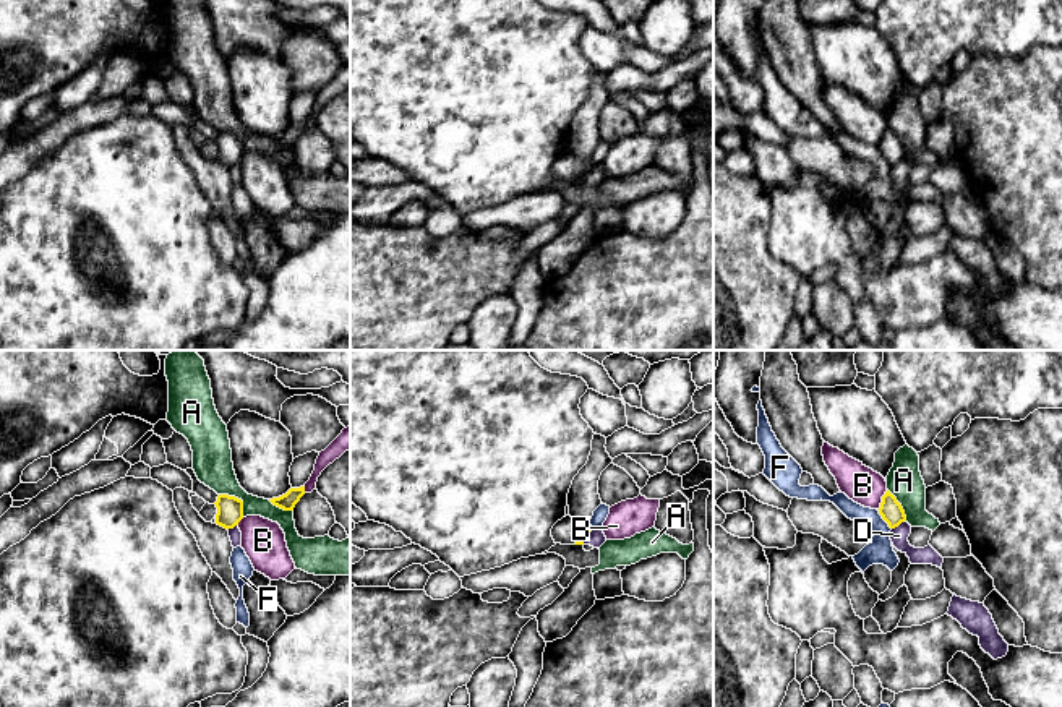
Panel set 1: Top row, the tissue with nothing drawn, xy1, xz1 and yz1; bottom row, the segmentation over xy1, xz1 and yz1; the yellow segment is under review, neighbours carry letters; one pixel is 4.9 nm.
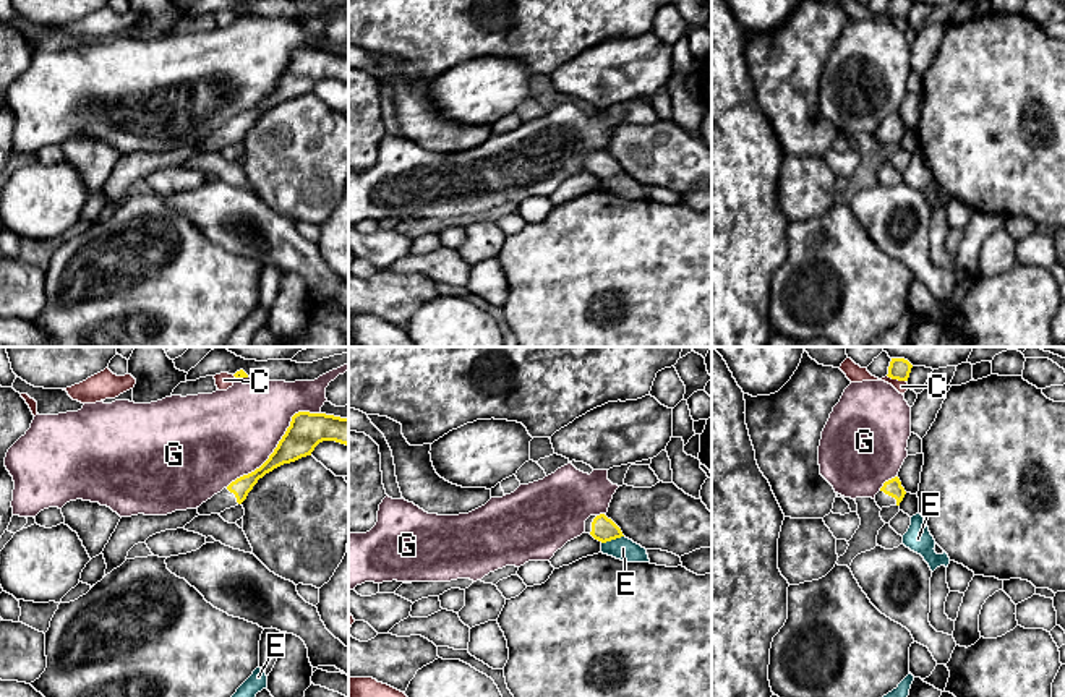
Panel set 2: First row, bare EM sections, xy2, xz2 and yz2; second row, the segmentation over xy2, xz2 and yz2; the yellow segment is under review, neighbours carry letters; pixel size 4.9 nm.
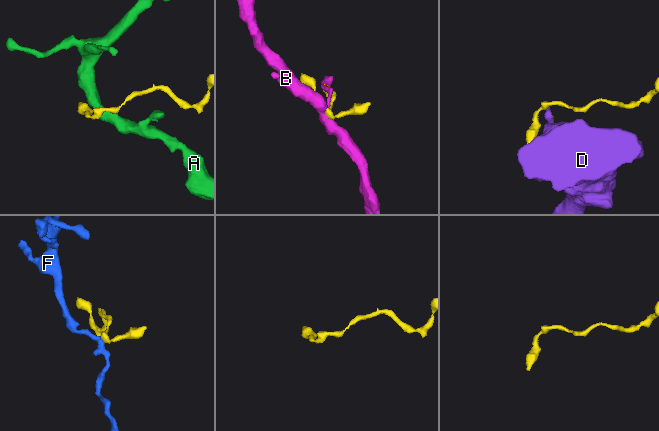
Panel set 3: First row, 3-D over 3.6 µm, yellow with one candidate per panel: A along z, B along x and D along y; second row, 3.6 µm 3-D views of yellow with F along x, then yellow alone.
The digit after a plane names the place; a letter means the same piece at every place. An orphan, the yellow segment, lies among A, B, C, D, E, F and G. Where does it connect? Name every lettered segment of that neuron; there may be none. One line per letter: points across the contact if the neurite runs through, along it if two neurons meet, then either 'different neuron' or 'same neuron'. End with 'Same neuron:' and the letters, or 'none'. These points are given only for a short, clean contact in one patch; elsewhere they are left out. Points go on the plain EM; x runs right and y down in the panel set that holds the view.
A: border along xy1 (219, 130), (237, 133), (242, 138), (244, 153); different neuron
B: different neuron
C: border along yz2 (887, 12), (905, 18); different neuron
D: border along yz1 (905, 156), (892, 166); different neuron
E: different neuron
F: border along yz1 (877, 148), (890, 166); different neuron
G: different neuron
Same neuron: none

